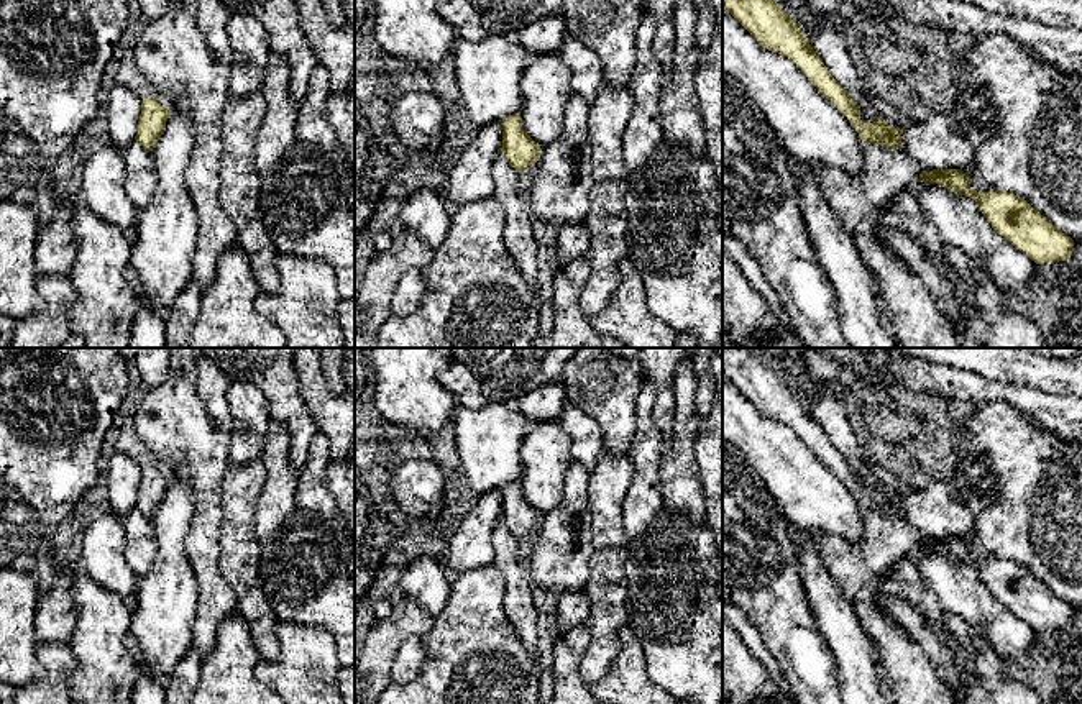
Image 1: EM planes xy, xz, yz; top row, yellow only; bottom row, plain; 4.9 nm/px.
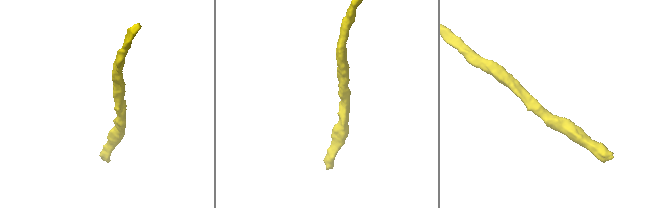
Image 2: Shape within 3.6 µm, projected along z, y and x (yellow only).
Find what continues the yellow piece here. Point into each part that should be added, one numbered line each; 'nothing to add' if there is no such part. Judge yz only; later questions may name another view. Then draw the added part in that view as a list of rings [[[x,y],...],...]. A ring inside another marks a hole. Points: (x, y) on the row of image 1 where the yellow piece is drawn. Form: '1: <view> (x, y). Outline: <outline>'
nothing to add

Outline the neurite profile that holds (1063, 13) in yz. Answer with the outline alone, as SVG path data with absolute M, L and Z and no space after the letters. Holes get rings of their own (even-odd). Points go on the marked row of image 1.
M959 0L1002 16L1023 16L1056 28L1082 30L1082 0Z

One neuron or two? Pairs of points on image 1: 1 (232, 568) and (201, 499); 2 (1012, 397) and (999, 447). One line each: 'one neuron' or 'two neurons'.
1: two neurons
2: two neurons

